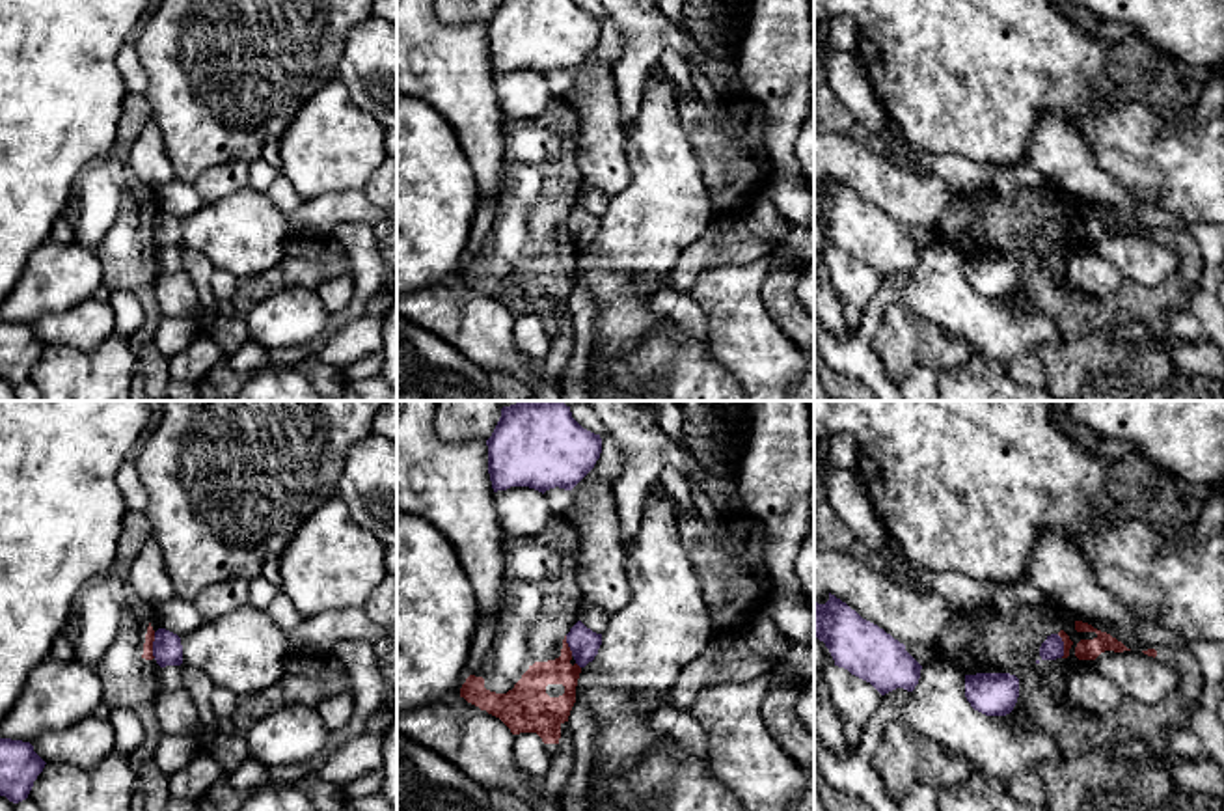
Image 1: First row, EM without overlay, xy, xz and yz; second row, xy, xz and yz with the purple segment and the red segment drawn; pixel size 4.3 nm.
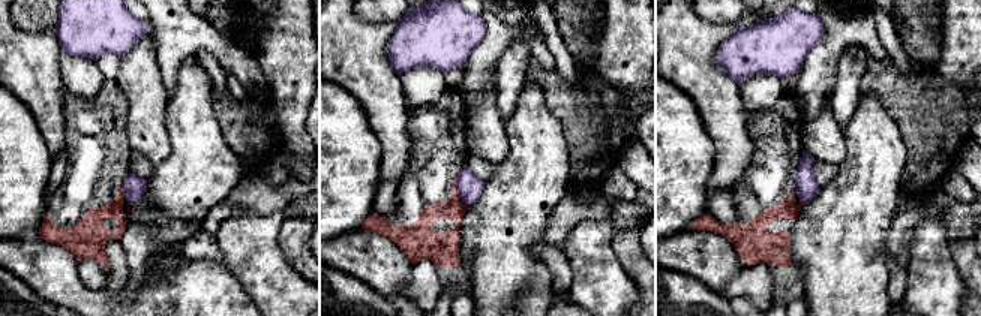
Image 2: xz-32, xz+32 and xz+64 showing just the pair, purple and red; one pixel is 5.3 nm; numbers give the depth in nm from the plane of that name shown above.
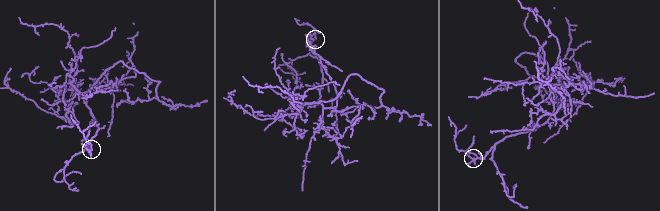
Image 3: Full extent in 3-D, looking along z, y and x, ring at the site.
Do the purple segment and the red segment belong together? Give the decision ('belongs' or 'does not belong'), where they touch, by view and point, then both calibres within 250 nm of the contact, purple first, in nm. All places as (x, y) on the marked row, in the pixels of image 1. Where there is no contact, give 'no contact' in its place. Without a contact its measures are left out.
does not belong; meets purple in xy at (153, 646); 130 nm thick on the purple side, 50 nm on the other

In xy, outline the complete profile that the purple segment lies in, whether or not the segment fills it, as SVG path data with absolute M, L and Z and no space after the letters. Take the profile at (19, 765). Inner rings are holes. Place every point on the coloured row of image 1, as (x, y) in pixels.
M0 738L0 796L26 800L45 764L30 742Z

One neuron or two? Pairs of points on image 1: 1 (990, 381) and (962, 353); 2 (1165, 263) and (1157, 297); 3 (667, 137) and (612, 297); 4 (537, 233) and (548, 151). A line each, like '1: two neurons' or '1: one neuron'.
1: two neurons
2: two neurons
3: one neuron
4: one neuron

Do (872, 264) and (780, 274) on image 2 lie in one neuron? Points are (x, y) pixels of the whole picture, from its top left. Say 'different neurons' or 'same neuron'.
different neurons

